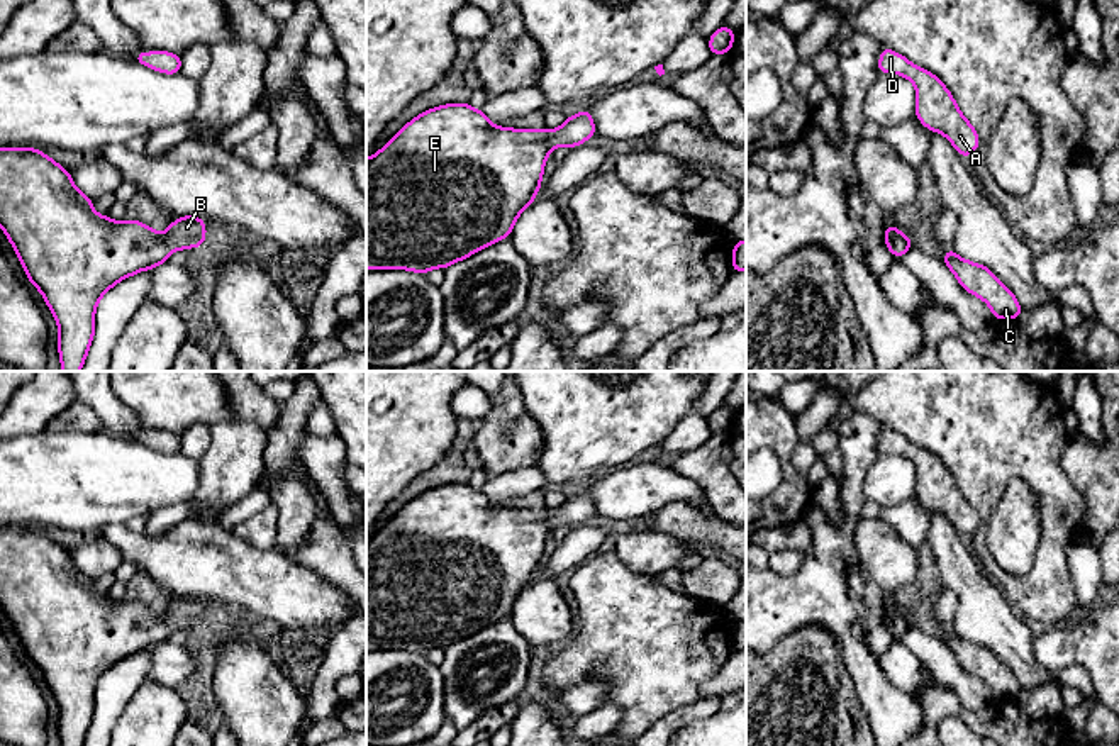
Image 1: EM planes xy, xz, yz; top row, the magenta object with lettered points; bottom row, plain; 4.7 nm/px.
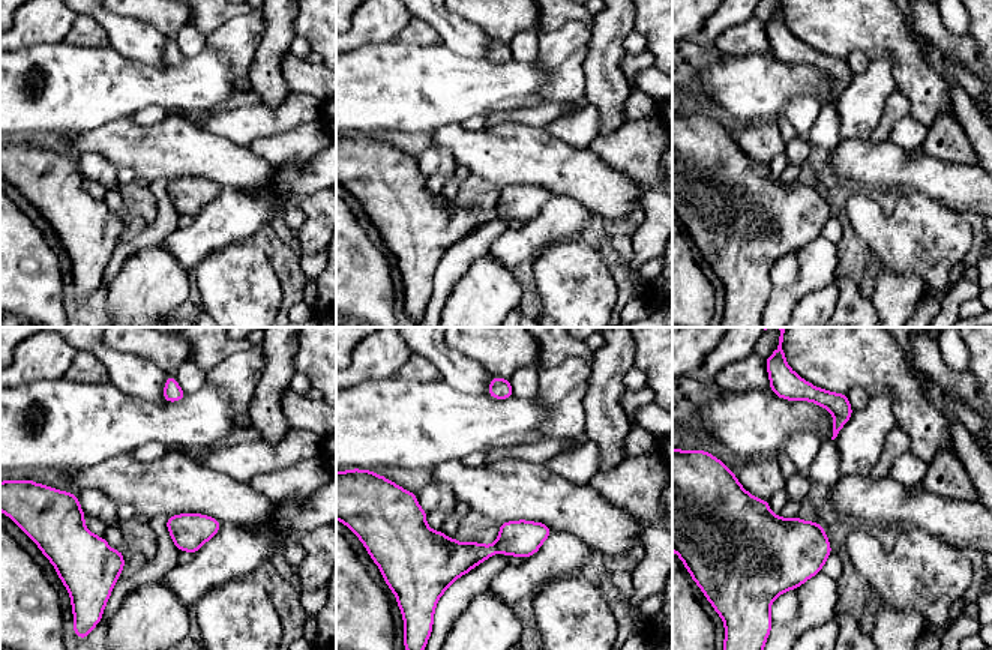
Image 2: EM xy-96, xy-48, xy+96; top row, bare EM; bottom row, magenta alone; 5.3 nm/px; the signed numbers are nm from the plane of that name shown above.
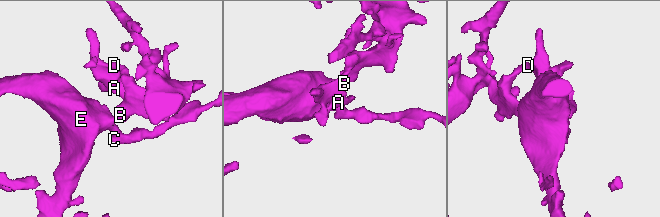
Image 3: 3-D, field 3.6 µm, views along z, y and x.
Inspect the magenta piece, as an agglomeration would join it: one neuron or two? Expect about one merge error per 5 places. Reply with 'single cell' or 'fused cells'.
single cell

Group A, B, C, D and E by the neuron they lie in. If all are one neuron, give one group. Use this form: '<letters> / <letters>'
A B C D E

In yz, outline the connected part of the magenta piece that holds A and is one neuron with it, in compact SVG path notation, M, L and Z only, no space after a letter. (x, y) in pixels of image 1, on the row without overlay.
M888 427L880 432L878 453L895 453L910 459L917 473L916 498L927 510L943 514L960 536L971 536L977 531L980 524L977 510L960 492L955 476L936 454Z

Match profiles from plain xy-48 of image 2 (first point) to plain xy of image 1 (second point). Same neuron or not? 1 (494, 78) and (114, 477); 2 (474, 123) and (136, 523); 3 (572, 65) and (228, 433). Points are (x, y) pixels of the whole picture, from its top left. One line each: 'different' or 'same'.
1: same
2: same
3: same

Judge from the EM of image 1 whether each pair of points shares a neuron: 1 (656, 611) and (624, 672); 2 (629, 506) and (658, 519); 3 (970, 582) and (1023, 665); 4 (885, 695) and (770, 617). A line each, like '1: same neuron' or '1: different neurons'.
1: same neuron
2: different neurons
3: same neuron
4: same neuron

